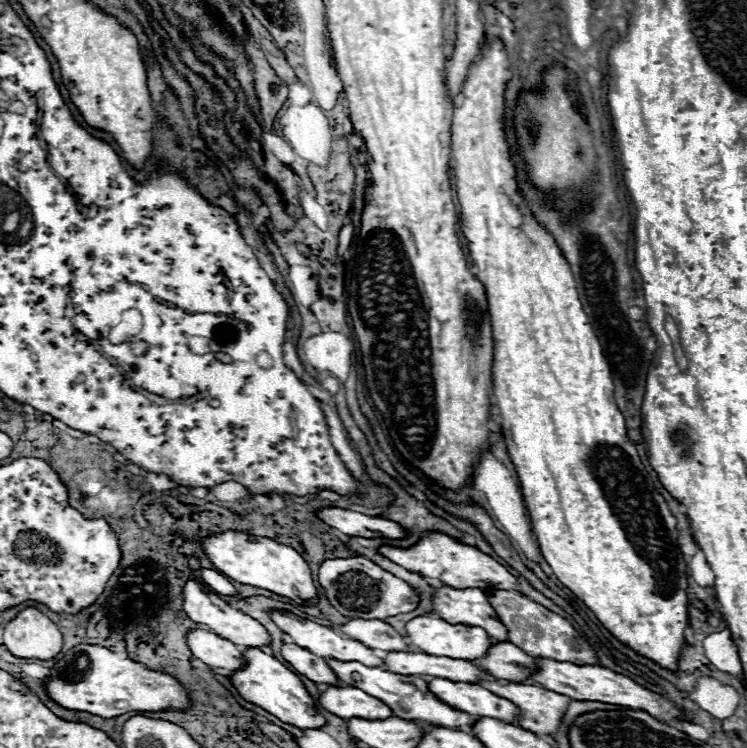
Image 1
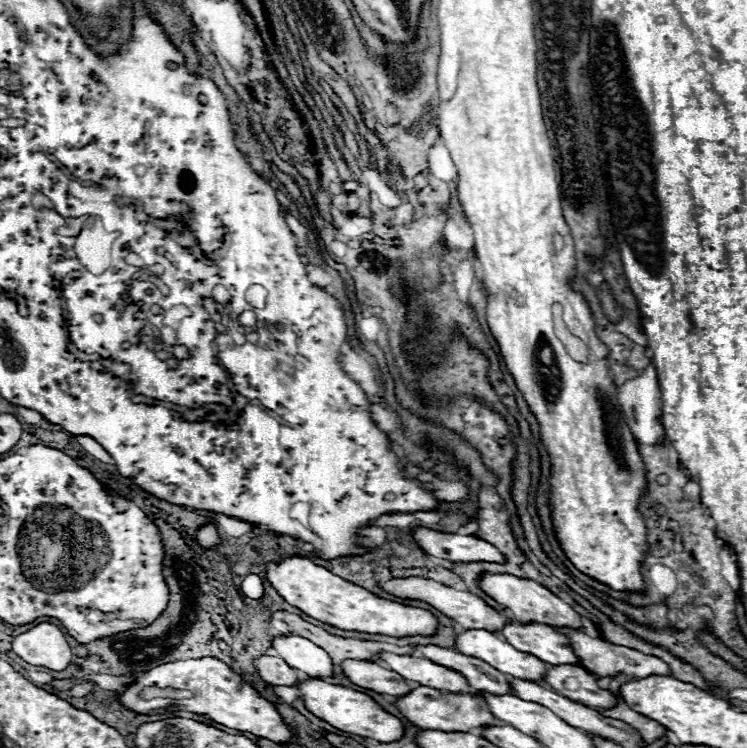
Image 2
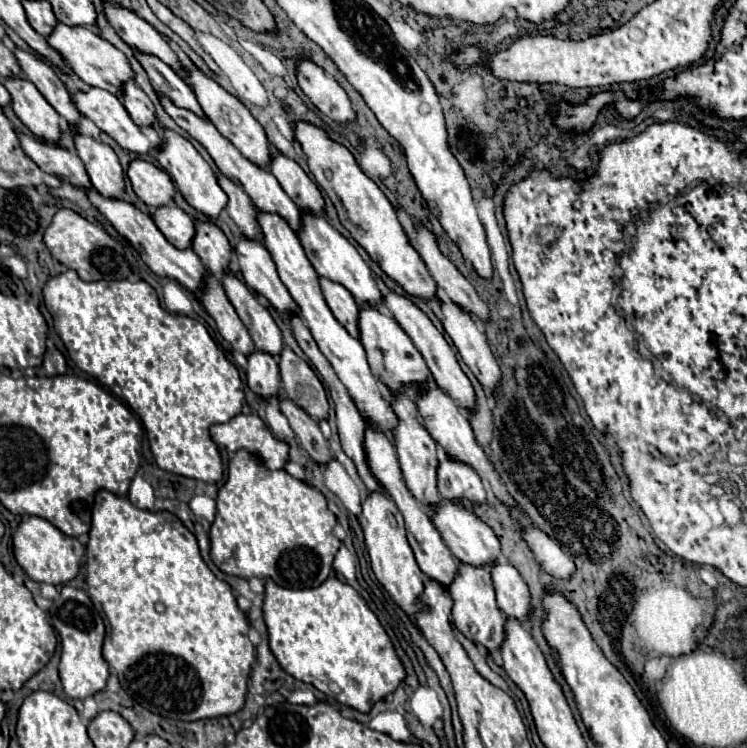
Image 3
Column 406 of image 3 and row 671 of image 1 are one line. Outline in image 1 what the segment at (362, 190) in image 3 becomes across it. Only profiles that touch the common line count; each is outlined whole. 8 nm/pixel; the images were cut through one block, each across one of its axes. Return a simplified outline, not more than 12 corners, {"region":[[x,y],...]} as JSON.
{"region":[[258,648],[232,676],[244,700],[298,728],[326,718],[296,672]]}

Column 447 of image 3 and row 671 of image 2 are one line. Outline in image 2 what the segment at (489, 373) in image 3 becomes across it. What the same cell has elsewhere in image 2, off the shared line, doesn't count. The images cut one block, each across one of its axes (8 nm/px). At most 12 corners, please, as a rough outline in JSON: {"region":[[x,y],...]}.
{"region":[[288,634],[272,652],[308,676],[332,676],[330,656],[310,640]]}

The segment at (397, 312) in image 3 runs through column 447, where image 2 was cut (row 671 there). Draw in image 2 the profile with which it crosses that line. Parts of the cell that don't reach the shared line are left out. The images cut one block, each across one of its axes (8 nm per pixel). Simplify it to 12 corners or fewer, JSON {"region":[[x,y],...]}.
{"region":[[344,660],[342,674],[378,694],[404,696],[404,678],[376,662]]}

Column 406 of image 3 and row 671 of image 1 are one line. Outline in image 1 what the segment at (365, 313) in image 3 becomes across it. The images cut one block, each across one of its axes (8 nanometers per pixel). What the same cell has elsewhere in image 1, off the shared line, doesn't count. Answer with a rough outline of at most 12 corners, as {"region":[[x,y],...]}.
{"region":[[328,660],[336,676],[404,720],[472,730],[422,676]]}

